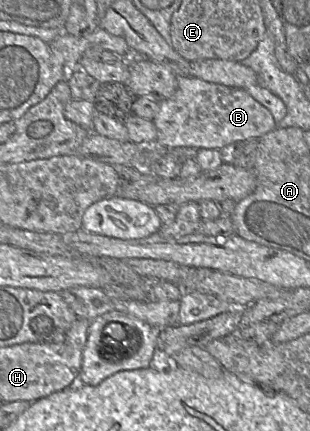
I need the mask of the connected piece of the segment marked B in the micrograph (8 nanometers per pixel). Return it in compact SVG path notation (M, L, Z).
M177 76L178 88L174 95L159 103L159 111L152 120L157 129L156 146L163 150L174 148L222 149L234 142L259 139L277 125L270 111L257 102L245 89L231 88L190 76Z

